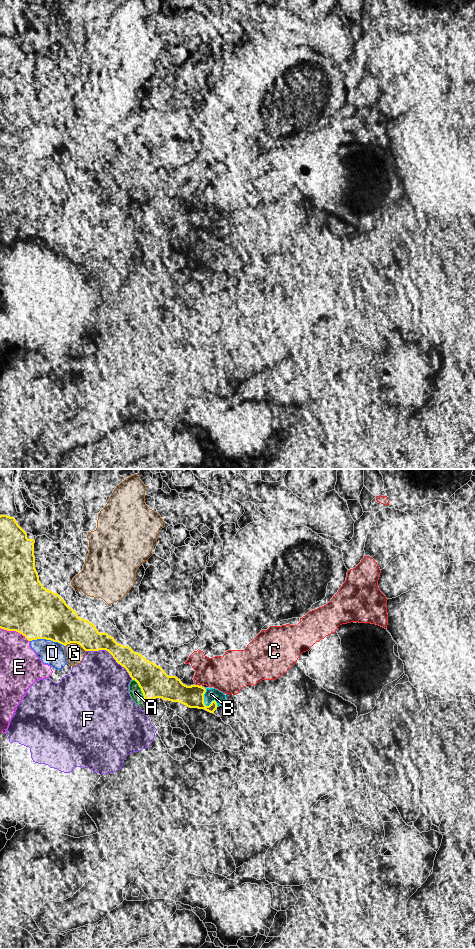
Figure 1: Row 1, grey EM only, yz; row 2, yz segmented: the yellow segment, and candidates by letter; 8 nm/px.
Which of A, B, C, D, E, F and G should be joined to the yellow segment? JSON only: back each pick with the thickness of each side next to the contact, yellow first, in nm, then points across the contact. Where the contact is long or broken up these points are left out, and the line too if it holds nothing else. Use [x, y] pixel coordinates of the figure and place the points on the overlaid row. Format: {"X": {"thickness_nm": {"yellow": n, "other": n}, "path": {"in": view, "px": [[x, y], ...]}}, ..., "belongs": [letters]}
{"B": {"thickness_nm": {"yellow": 180, "other": 110}}, "belongs": ["B"]}

